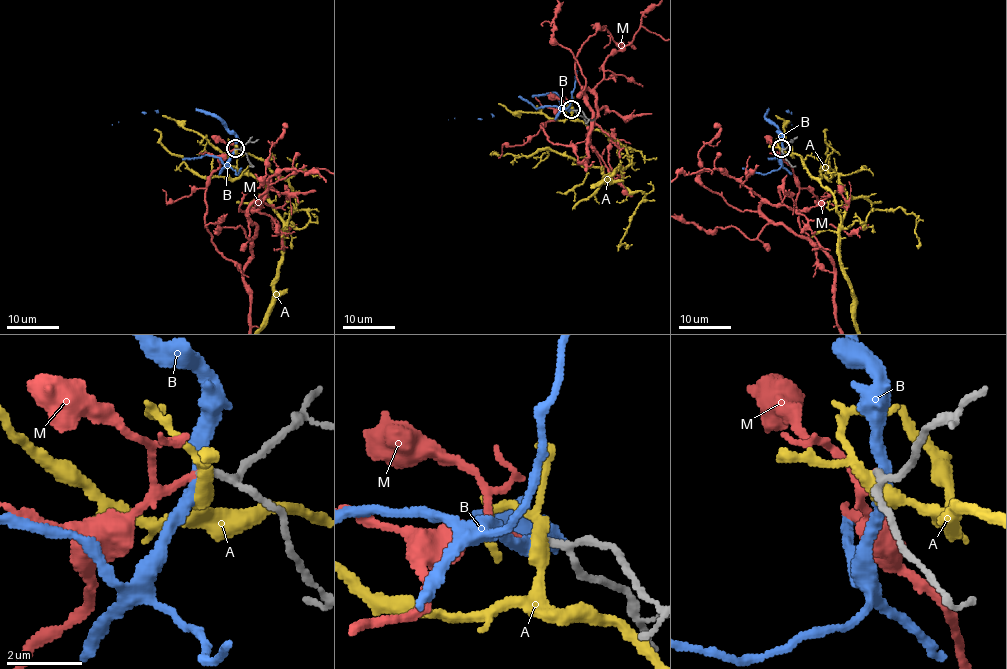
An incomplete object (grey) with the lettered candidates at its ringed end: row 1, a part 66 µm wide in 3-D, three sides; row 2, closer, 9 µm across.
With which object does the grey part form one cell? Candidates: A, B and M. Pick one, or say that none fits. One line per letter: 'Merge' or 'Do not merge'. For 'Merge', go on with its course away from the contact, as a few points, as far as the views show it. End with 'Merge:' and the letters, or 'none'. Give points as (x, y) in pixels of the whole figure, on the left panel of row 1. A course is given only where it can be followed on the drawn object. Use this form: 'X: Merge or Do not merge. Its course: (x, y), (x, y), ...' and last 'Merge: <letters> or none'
A: Do not merge
B: Do not merge
M: Merge
Merge: M

